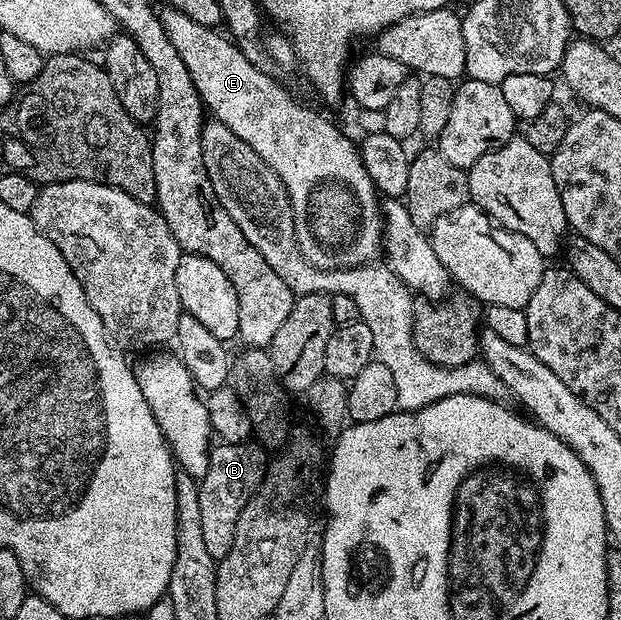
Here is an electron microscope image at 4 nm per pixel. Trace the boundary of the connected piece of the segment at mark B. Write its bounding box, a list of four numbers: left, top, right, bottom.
[198,440,267,560]

